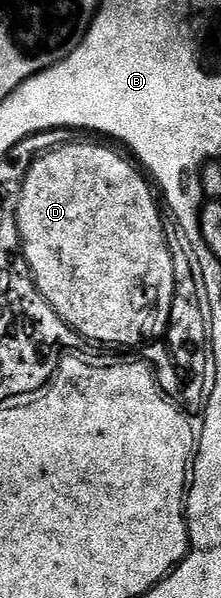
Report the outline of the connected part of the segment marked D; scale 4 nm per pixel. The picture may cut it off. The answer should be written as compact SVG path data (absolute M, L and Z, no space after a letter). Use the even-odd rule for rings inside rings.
M77 140L68 146L58 146L50 150L49 153L42 154L36 164L25 173L24 181L20 184L16 212L18 236L21 237L21 252L30 266L30 272L38 292L46 298L54 312L71 329L85 330L82 337L85 337L86 334L93 334L89 341L93 344L96 343L97 339L105 338L101 344L102 347L127 348L123 346L138 346L141 348L163 338L170 325L172 298L177 291L175 255L173 256L172 252L169 251L169 242L165 239L167 226L163 221L162 211L157 211L157 202L153 199L152 192L149 191L150 183L147 181L146 175L132 161L129 163L123 155L116 154L115 151L108 150L105 146L92 145L95 145L92 141Z

